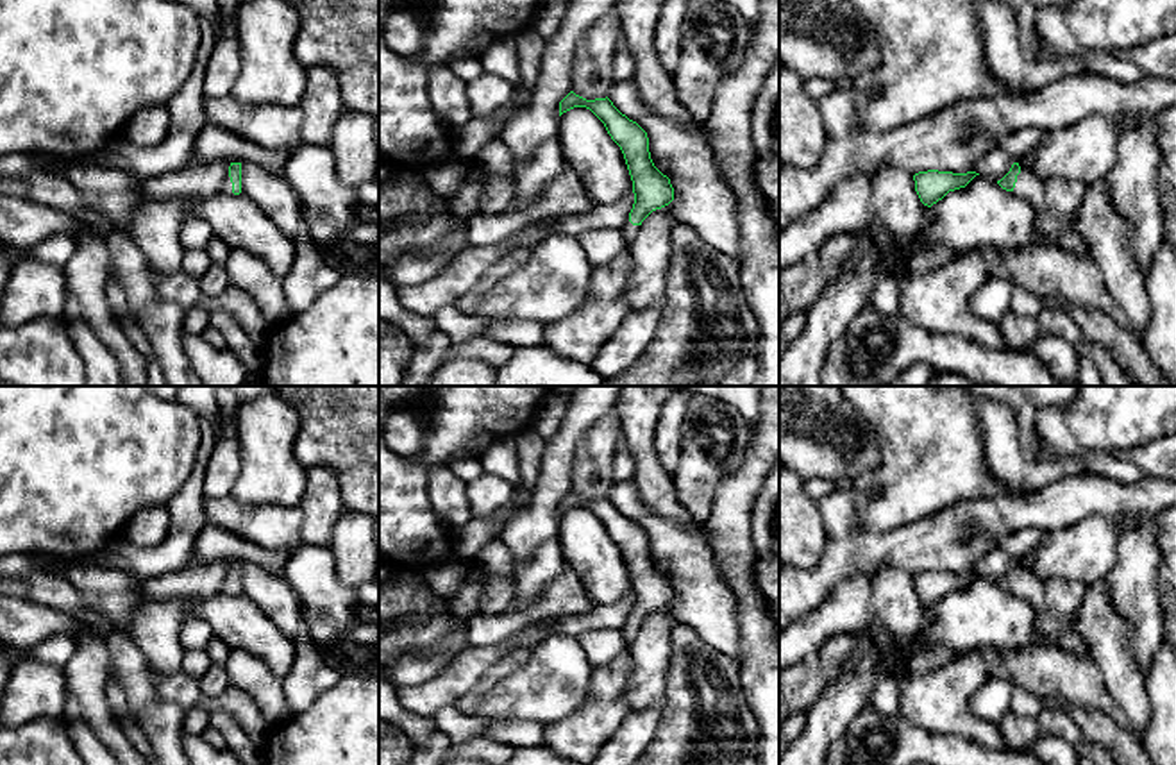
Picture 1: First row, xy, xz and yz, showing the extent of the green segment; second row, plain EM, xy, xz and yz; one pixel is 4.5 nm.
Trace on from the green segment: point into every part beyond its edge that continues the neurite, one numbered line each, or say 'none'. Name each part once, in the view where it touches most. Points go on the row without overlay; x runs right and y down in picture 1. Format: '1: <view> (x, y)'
1: yz (1026, 587)

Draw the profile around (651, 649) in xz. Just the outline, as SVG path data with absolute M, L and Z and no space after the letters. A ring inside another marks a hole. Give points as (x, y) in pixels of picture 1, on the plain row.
M668 606L652 611L627 645L631 674L620 697L629 711L642 711L665 697L665 681L672 652L672 629L679 624Z

